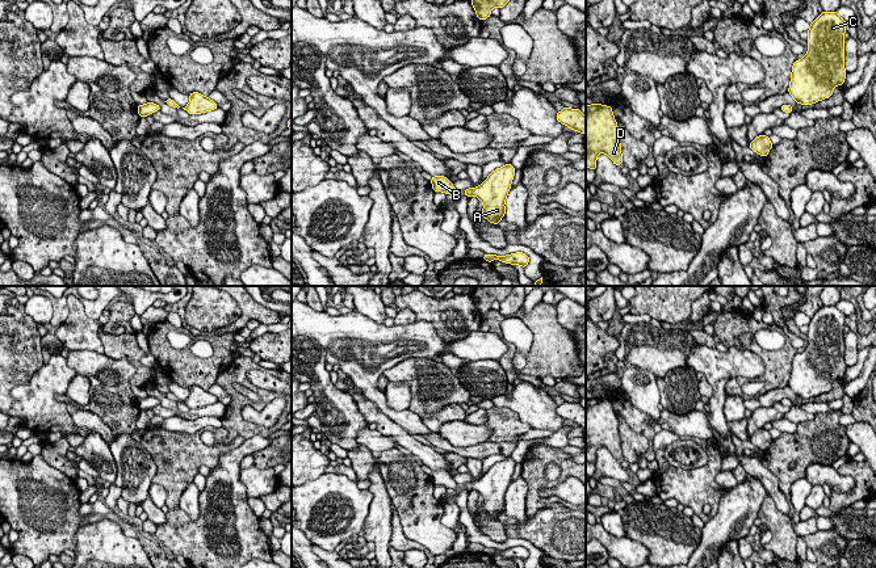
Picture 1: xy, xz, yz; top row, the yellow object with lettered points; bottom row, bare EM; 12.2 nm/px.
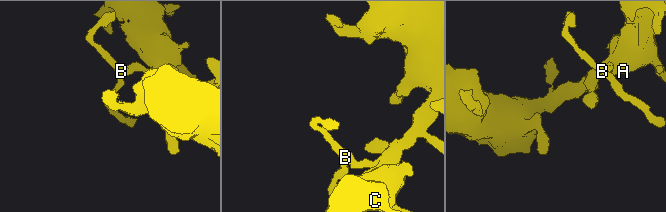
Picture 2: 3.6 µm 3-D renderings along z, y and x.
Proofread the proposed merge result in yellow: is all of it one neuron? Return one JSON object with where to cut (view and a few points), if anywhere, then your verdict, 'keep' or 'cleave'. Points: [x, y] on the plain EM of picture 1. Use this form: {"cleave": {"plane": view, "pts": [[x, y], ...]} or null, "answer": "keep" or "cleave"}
{"cleave": null, "answer": "keep"}

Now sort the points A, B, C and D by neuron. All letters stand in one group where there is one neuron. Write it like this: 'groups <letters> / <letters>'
groups A B C D

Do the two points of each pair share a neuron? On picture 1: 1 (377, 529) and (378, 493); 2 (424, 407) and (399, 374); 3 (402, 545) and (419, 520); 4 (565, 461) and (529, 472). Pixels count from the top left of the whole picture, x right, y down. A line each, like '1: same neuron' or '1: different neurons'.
1: same neuron
2: same neuron
3: different neurons
4: same neuron

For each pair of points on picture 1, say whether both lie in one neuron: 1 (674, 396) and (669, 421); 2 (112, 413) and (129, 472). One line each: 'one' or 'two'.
1: two
2: two

